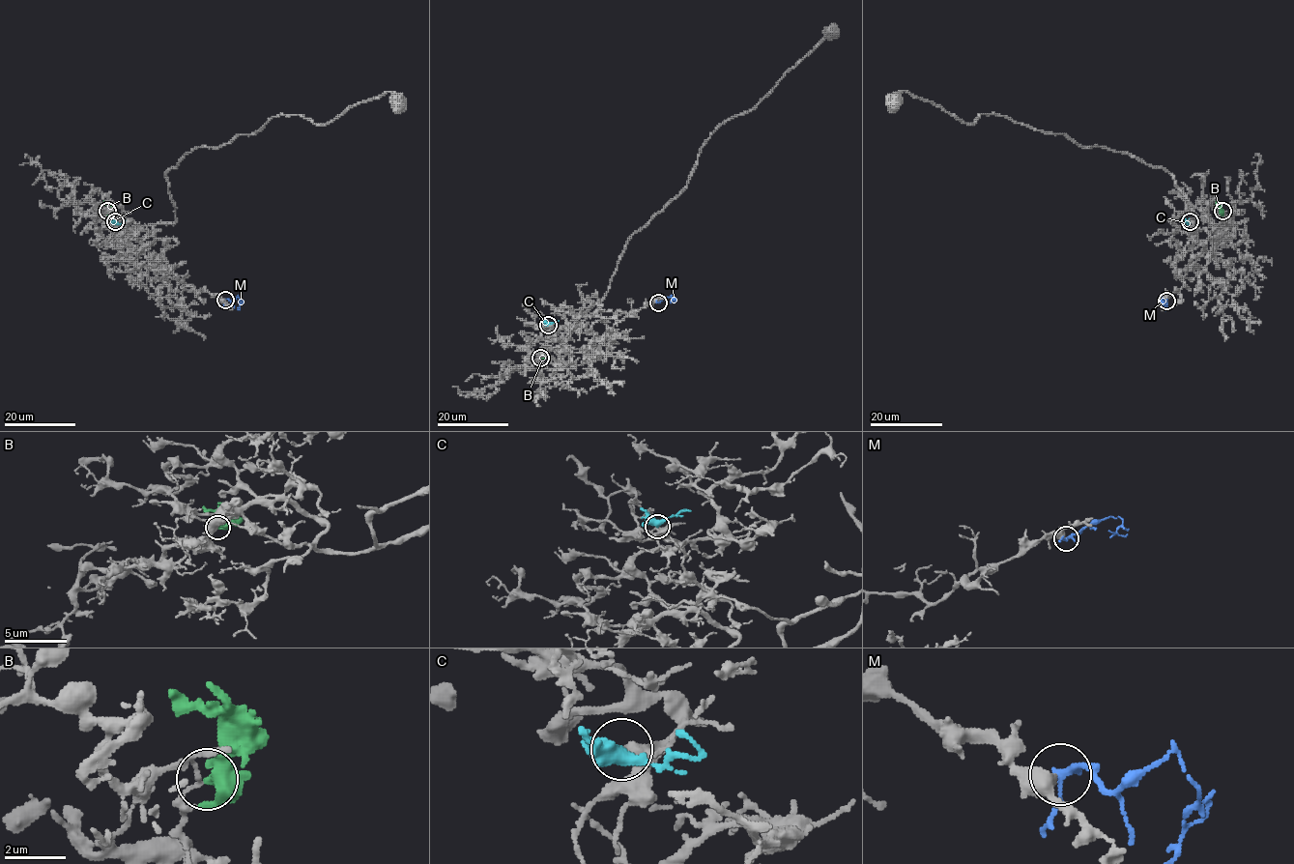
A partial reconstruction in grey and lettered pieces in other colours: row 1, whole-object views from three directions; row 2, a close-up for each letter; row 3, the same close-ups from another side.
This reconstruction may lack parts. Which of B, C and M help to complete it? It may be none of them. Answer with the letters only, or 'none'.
C

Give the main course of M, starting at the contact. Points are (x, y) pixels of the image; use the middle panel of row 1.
M: (658, 302), (674, 297), (670, 301)

